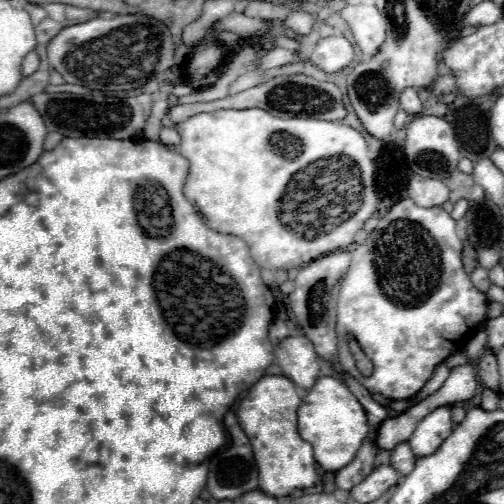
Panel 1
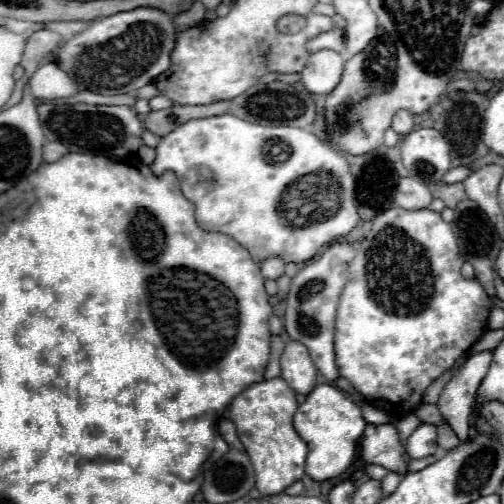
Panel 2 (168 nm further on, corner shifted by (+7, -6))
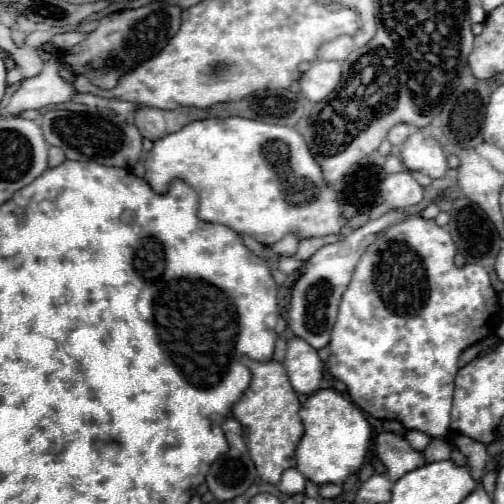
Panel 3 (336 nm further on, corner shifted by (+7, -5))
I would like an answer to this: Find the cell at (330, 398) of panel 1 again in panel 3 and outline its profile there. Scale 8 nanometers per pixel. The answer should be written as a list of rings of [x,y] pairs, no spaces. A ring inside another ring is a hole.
[[[321,389],[303,403],[299,417],[303,421],[305,433],[295,449],[295,459],[297,469],[305,475],[305,479],[317,485],[341,485],[351,473],[361,469],[371,445],[371,425],[353,401],[345,399],[333,389]]]

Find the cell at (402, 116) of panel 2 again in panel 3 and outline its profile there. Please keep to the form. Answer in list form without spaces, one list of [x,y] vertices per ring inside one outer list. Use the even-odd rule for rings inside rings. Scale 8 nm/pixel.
[[[395,125],[395,127],[389,131],[387,139],[389,139],[391,145],[401,145],[413,131],[415,131],[415,127],[411,127],[411,125]]]

